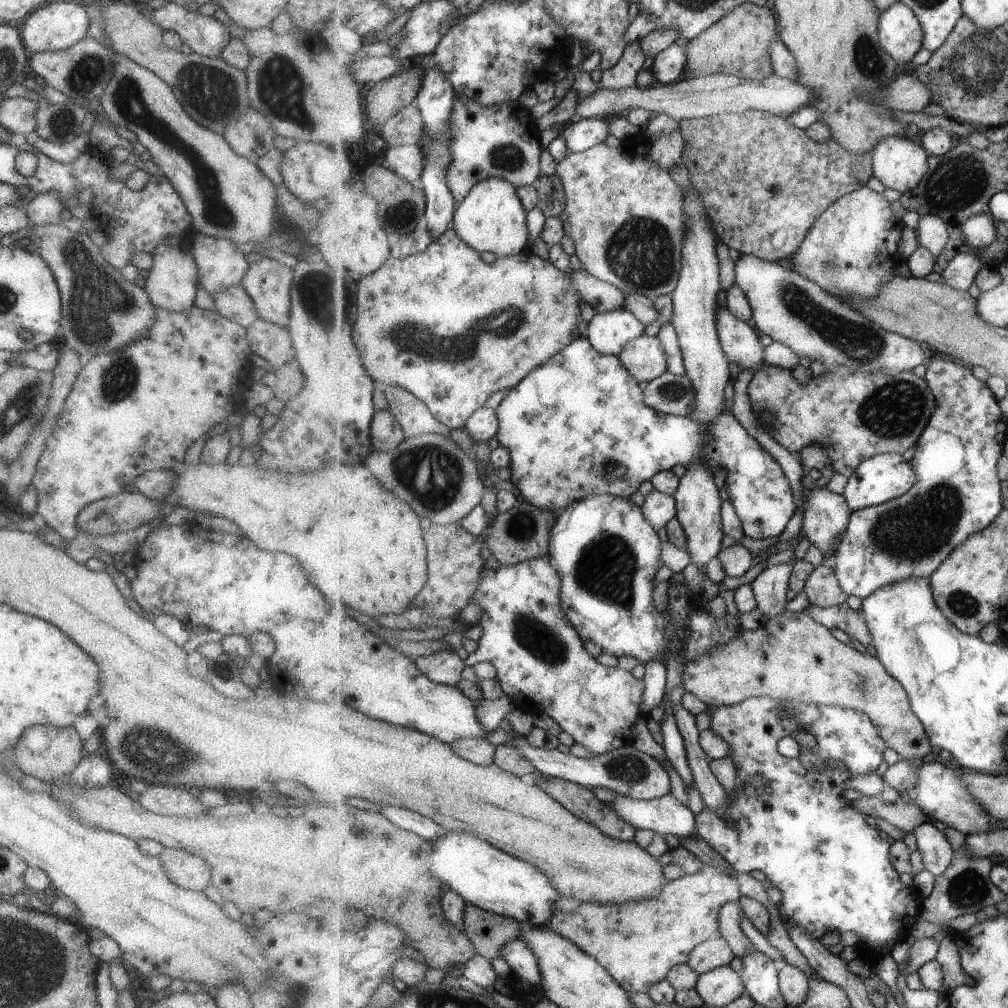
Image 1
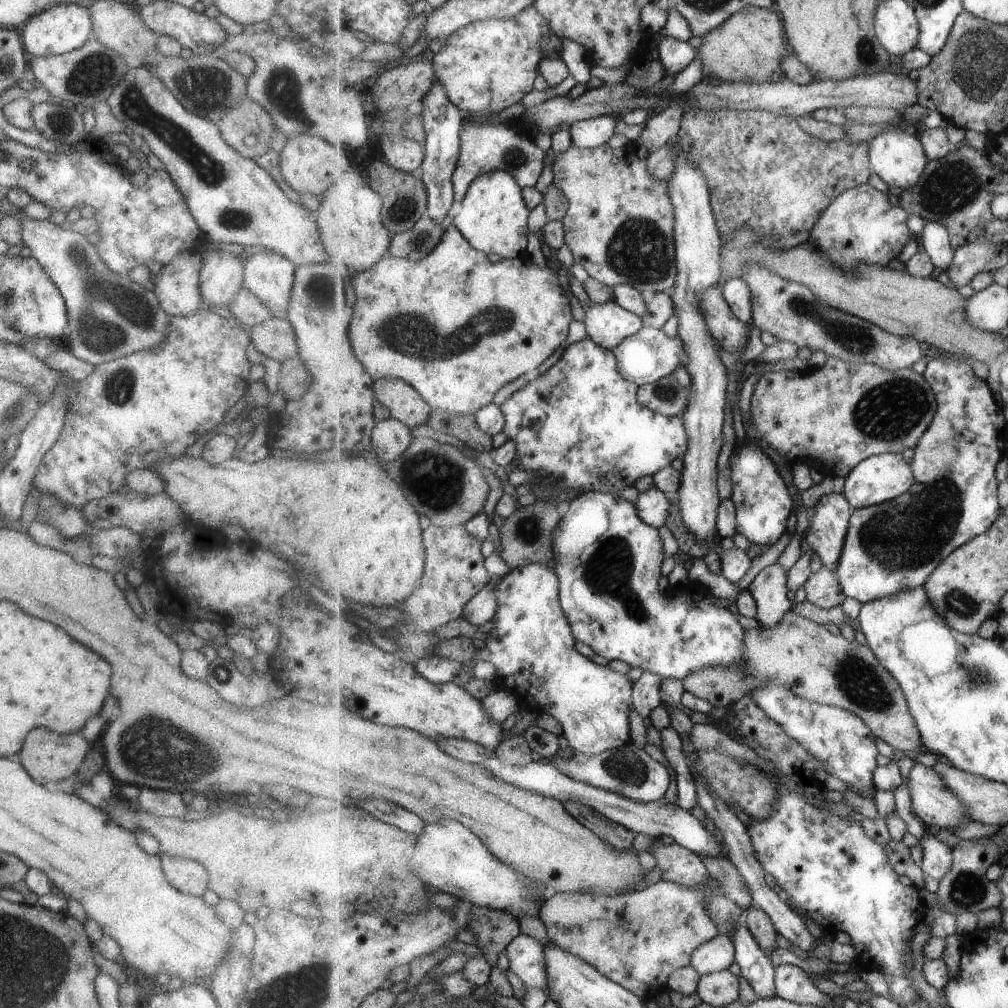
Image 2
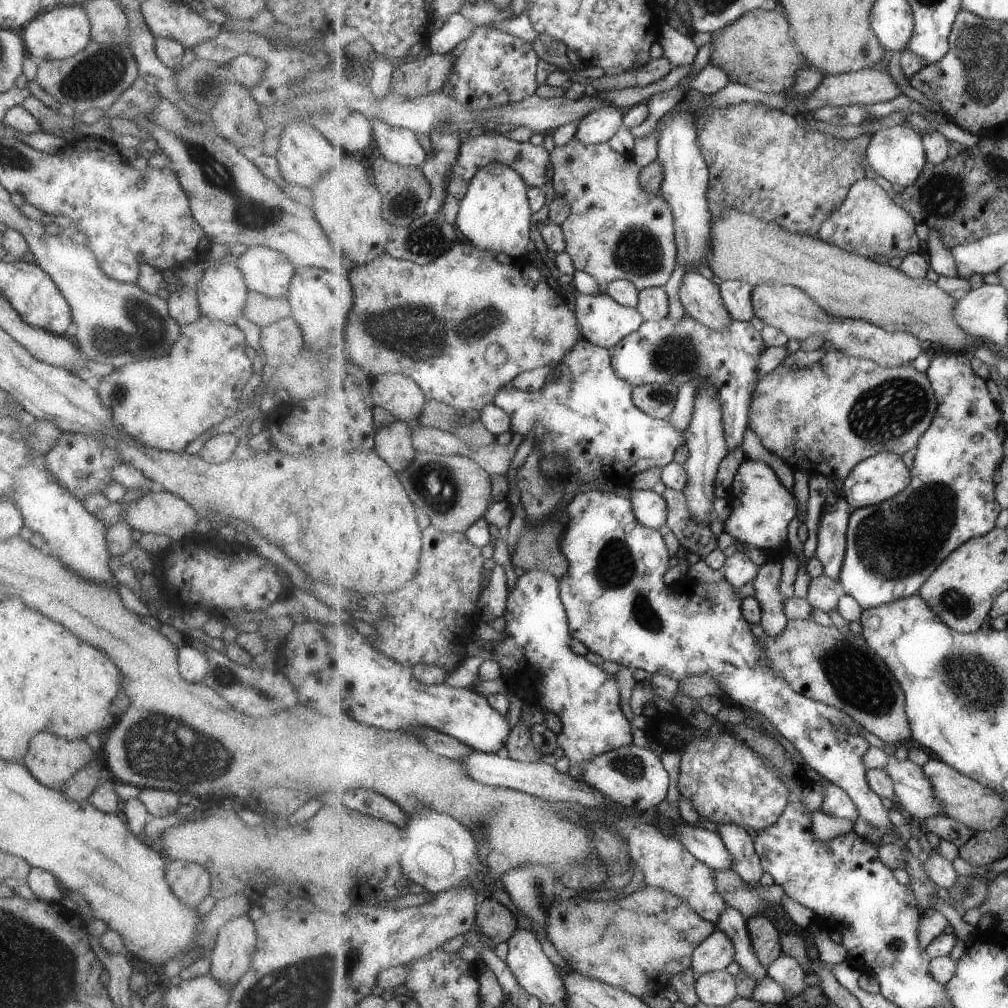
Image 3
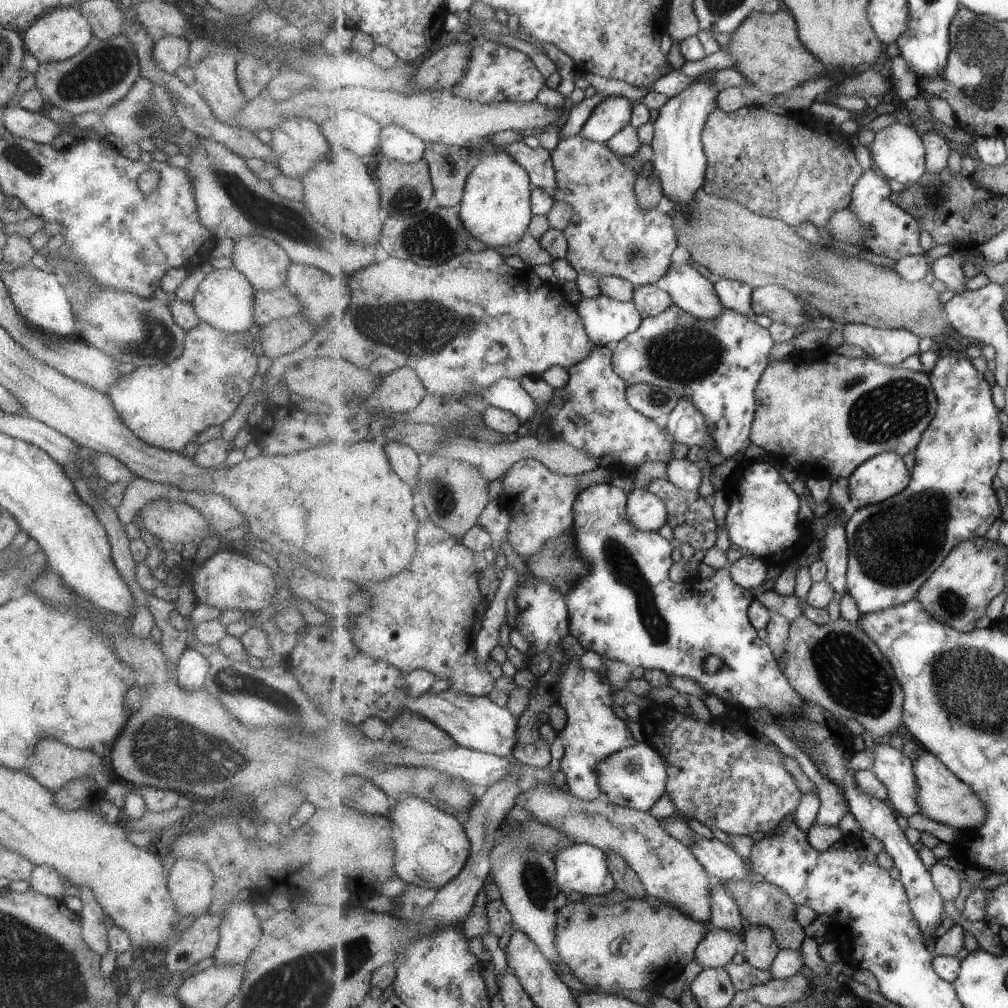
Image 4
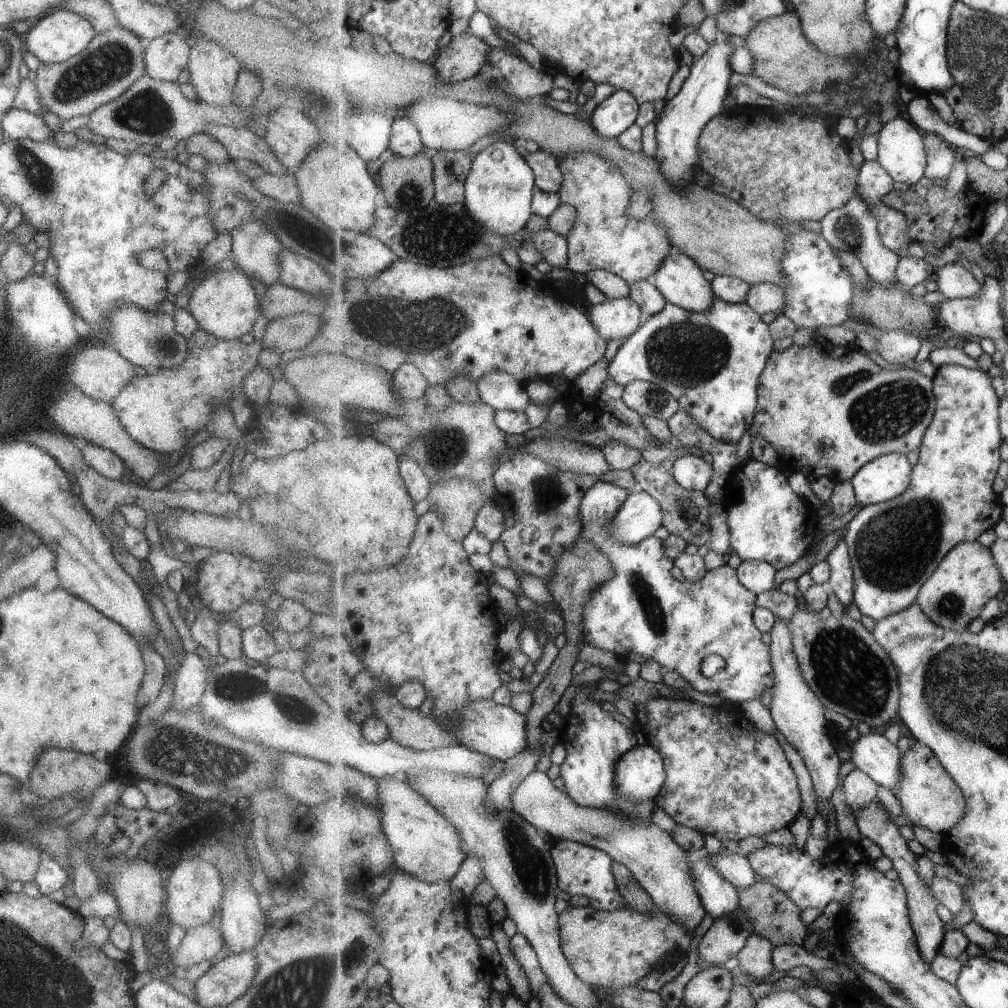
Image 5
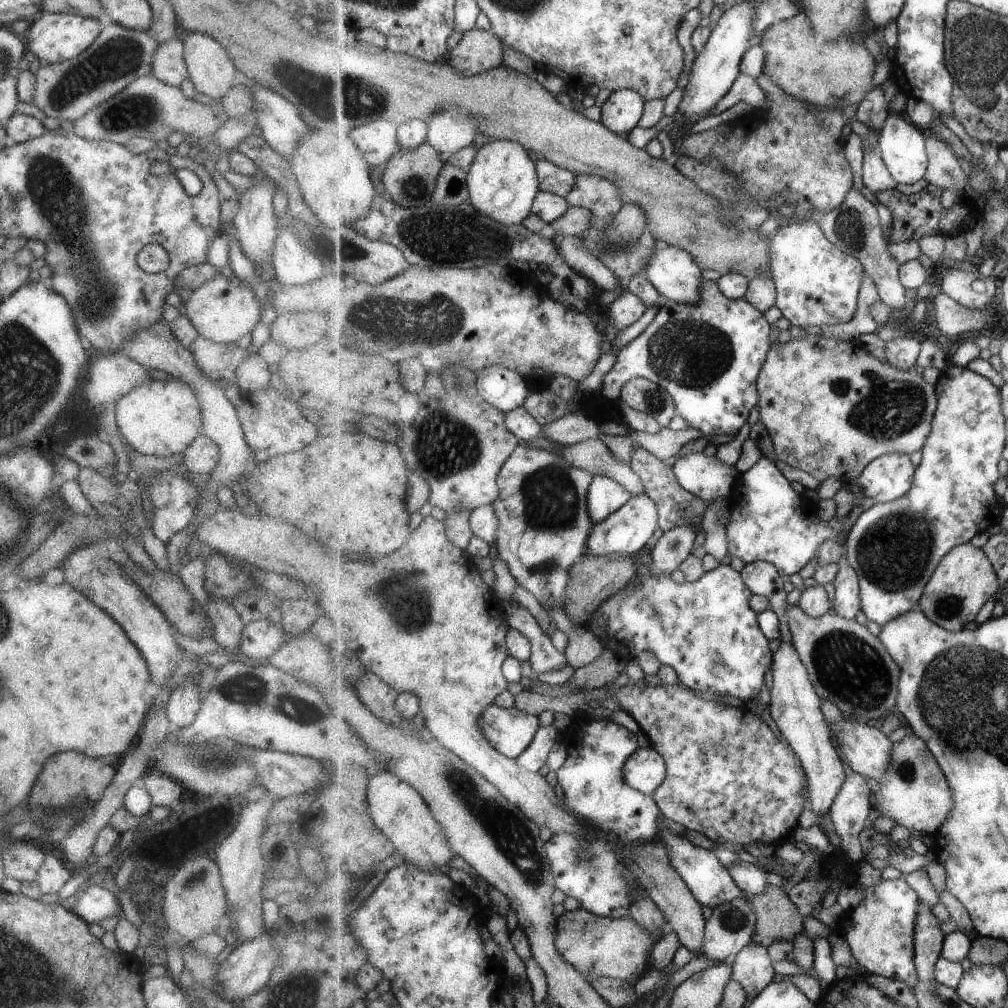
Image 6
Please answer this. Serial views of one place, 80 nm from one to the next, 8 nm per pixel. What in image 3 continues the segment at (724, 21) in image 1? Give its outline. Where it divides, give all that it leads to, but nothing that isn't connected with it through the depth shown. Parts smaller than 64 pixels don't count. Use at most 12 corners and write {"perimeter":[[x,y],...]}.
{"perimeter":[[753,10],[711,41],[729,82],[783,93],[811,68],[782,10]]}

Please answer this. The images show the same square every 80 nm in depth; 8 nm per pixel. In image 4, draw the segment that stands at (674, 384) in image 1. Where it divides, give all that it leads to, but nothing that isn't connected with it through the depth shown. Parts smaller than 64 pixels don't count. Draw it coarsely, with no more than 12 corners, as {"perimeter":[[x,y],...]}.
{"perimeter":[[629,385],[635,410],[665,428],[680,398],[673,390]]}

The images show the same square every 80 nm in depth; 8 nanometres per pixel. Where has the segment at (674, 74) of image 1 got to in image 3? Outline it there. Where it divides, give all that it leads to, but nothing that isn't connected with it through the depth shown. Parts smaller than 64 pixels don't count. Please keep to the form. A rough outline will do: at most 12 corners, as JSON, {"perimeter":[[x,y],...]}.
{"perimeter":[[663,23],[658,42],[673,68],[690,66],[699,48],[693,34]]}

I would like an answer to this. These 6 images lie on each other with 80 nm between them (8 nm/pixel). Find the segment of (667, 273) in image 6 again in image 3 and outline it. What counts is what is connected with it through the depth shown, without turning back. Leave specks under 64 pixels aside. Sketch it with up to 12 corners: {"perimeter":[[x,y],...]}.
{"perimeter":[[693,270],[678,289],[688,316],[713,330],[733,318],[718,280]]}

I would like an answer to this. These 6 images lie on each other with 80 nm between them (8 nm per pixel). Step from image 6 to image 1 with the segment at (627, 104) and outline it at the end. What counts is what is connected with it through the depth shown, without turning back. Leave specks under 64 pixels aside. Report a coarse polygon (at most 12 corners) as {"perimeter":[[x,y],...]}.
{"perimeter":[[584,118],[560,133],[572,153],[606,141],[610,119]]}

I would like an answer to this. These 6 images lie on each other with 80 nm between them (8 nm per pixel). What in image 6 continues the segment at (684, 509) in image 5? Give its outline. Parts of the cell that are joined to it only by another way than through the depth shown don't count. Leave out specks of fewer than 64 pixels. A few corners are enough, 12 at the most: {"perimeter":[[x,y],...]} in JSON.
{"perimeter":[[633,446],[632,469],[657,503],[664,533],[697,523],[706,504],[673,466]]}

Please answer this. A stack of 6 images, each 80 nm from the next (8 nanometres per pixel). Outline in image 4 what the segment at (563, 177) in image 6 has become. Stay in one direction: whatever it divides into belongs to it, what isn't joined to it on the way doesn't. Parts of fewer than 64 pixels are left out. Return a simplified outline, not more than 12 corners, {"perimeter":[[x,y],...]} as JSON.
{"perimeter":[[522,141],[507,150],[527,170],[534,188],[557,189],[553,152]]}

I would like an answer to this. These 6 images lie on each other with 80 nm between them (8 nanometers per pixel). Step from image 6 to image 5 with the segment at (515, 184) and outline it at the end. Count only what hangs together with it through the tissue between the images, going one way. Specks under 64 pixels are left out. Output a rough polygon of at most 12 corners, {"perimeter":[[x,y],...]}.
{"perimeter":[[515,142],[475,156],[467,212],[502,237],[521,233],[539,190]]}

